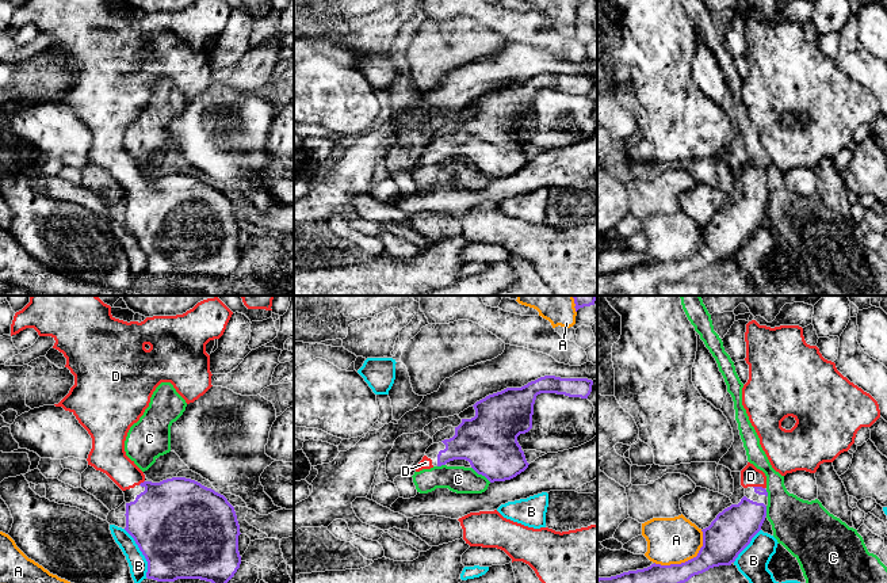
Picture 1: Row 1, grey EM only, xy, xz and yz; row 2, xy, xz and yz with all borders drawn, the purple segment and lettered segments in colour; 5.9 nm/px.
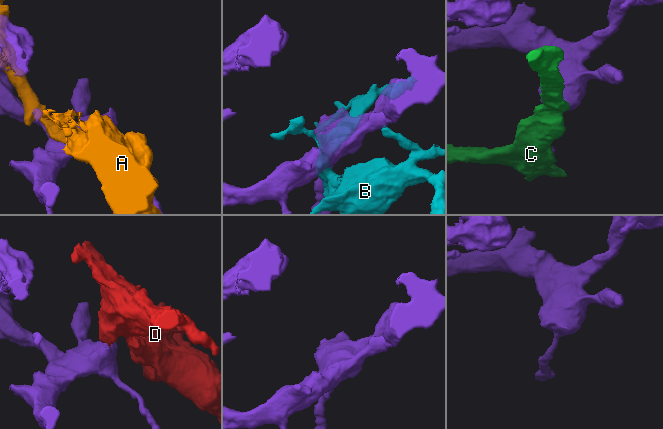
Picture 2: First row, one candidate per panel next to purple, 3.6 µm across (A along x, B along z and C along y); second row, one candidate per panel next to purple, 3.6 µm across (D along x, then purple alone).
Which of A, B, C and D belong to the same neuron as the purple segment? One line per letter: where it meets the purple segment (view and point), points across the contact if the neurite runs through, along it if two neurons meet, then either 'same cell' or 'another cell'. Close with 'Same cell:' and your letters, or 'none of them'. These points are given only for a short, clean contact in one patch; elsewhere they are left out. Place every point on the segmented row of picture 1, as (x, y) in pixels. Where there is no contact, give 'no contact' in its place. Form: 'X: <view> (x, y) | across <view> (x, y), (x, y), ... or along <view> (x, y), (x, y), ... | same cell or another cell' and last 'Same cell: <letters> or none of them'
A: yz (688, 560) | another cell
B: xy (142, 553) | another cell
C: xz (481, 473) | another cell
D: xy (141, 483) | across xy (168, 515), (141, 483), (109, 456) | same cell
Same cell: D

